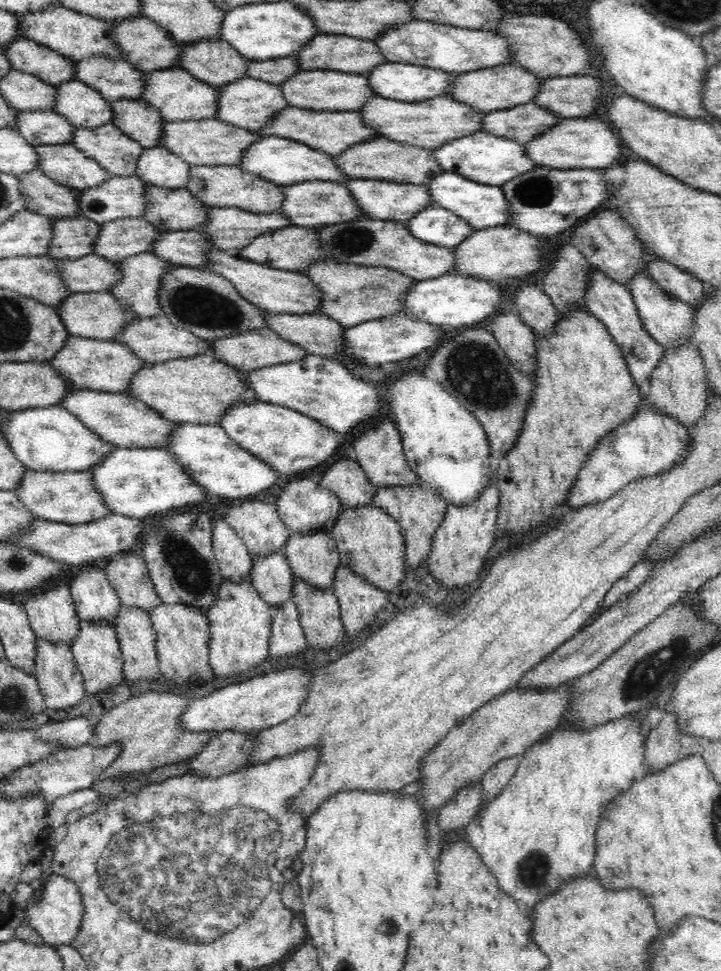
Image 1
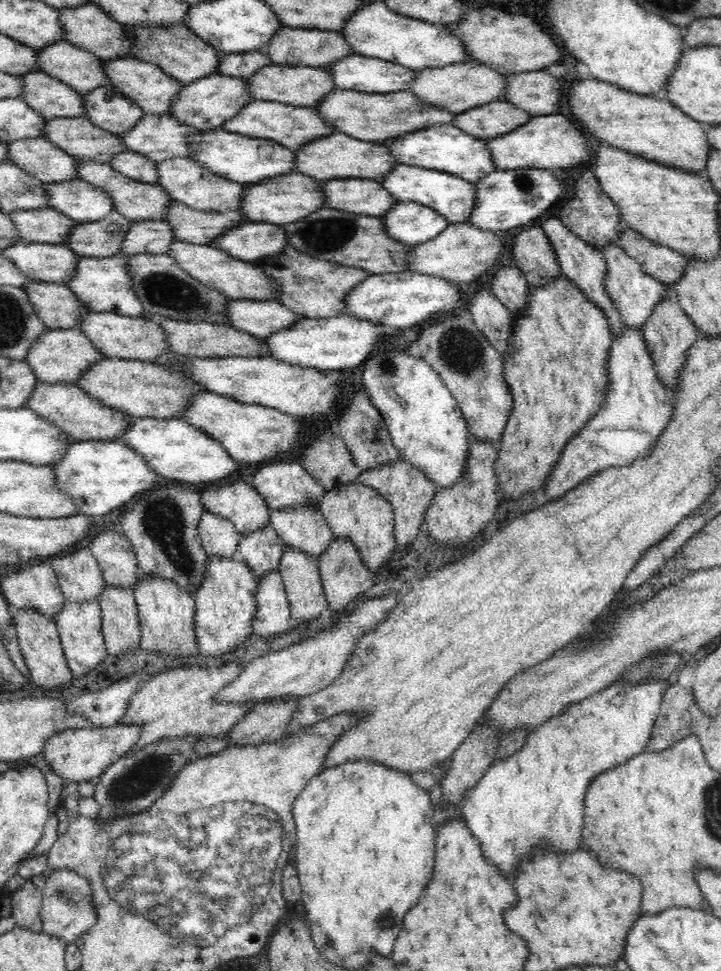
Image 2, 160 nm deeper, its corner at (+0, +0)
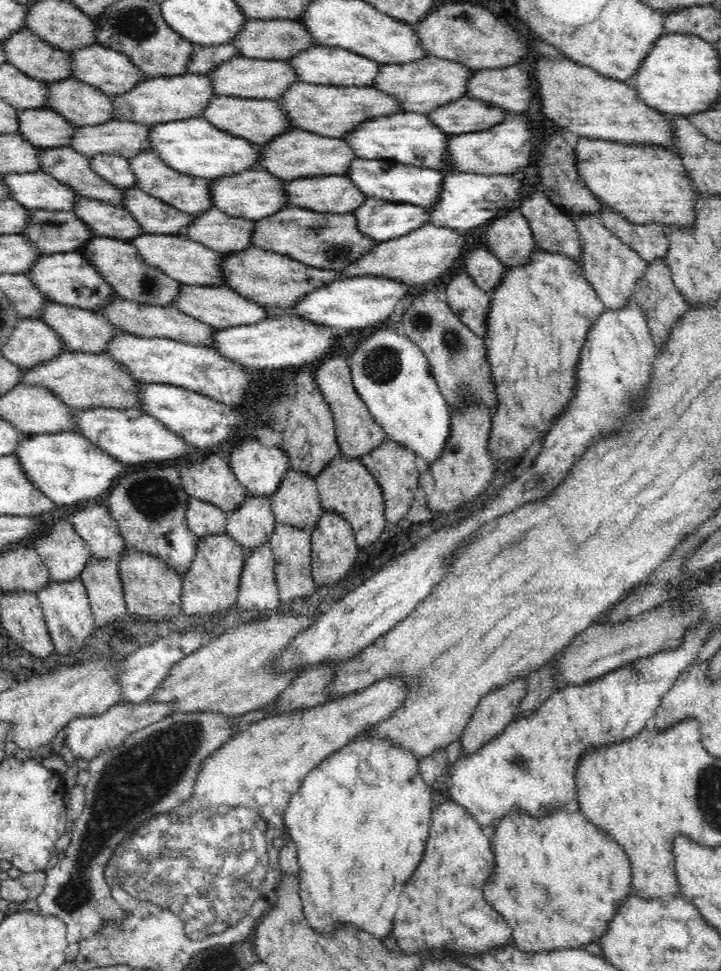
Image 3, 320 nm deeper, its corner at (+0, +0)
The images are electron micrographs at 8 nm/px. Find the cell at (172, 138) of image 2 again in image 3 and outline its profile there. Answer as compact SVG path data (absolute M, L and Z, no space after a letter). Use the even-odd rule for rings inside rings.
M116 119L95 125L77 126L69 147L88 158L107 153L130 159L138 154L151 152L150 127L150 124Z

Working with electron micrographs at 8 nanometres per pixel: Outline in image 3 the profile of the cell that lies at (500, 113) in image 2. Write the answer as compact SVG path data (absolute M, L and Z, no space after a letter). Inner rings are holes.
M462 97L425 115L448 135L483 131L502 122L506 110L483 100Z

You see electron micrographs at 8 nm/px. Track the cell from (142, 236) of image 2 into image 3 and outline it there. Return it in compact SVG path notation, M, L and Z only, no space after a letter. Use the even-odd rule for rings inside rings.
M76 195L73 213L98 236L129 242L144 233L138 221L125 209L92 197Z

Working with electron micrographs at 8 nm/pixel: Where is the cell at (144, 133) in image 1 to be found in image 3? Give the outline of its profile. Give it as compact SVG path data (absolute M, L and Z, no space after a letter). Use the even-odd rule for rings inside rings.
M74 77L46 83L46 85L47 106L72 124L77 126L95 125L115 119L111 96L99 88L88 86Z

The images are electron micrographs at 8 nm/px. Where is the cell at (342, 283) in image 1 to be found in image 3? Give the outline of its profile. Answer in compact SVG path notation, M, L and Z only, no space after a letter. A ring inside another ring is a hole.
M250 246L244 251L234 251L231 253L221 253L221 274L227 284L234 292L240 293L244 298L253 300L260 305L274 305L276 307L291 307L298 299L311 293L311 290L337 281L343 276L343 272L336 270L324 270L302 264L299 260L292 260L292 257L267 249Z

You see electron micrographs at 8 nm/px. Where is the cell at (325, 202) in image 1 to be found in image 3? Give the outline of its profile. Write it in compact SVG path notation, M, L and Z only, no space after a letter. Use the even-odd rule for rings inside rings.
M261 168L246 169L236 175L224 175L217 179L211 179L209 193L214 207L228 216L245 218L257 221L266 219L267 216L278 212L287 204L285 198L286 180L274 176L271 172Z

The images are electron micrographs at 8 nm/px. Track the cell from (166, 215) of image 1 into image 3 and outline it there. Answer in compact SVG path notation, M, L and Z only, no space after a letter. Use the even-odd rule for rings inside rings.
M70 147L40 148L39 170L73 188L78 195L123 206L123 189L100 178L92 169L92 158Z

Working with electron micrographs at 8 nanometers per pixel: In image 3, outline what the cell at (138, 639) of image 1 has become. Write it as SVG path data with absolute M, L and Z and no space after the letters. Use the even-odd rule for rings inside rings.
M91 556L86 566L83 572L80 573L79 578L86 587L89 603L95 616L95 624L100 628L104 628L105 624L121 619L128 613L119 575L119 563L112 561L112 559L96 559Z

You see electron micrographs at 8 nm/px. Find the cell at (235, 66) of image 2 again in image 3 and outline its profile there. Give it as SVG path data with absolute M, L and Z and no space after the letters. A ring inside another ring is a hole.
M193 43L193 51L189 63L186 65L188 74L206 75L219 64L230 60L240 51L232 43L204 46Z

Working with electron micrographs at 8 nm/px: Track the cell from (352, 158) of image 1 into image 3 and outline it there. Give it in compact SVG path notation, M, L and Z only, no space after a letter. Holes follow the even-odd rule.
M296 127L284 131L261 145L261 152L260 168L286 181L311 176L345 175L350 168L351 160L358 159L349 144L342 138L320 136Z

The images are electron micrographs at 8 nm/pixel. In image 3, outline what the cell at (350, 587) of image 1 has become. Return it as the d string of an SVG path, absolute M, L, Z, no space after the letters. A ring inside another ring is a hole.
M323 510L316 526L311 530L311 569L318 587L336 584L354 566L359 546L350 523L334 511Z

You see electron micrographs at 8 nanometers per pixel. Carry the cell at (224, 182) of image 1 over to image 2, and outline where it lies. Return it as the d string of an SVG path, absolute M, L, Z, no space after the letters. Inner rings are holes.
M189 158L164 160L164 162L158 163L157 169L157 185L161 186L168 196L171 196L171 200L181 202L188 208L196 208L204 212L235 211L239 208L239 202L247 185L247 183L238 183L222 178Z

